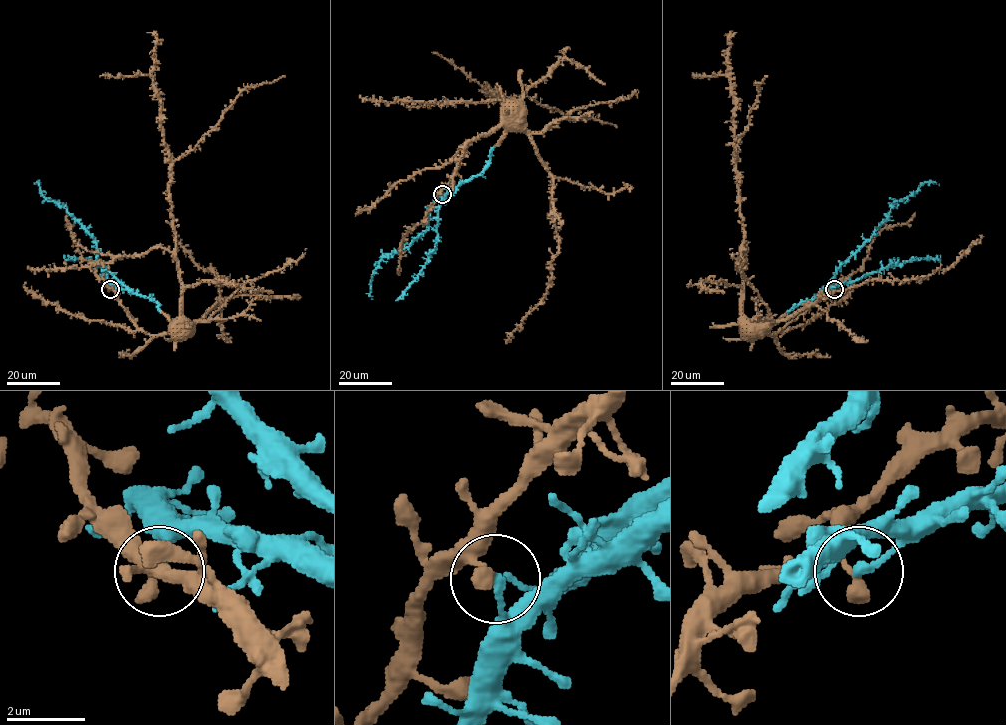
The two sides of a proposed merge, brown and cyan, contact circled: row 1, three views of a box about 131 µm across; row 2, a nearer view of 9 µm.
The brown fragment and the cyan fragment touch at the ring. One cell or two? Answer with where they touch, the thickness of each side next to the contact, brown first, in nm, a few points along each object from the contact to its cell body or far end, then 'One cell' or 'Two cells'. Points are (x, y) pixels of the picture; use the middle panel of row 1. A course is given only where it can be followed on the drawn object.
Place: (442, 194). Thickness 400 nm (brown) against 220 nm. Course of brown: (441, 194), (465, 146), (485, 136), (512, 106), (502, 97), (527, 96), (567, 117), (594, 117), (616, 127). Course of cyan: (442, 194), (449, 194), (458, 185), (429, 209), (426, 230), (407, 247), (385, 256), (372, 276), (372, 299). One cell

